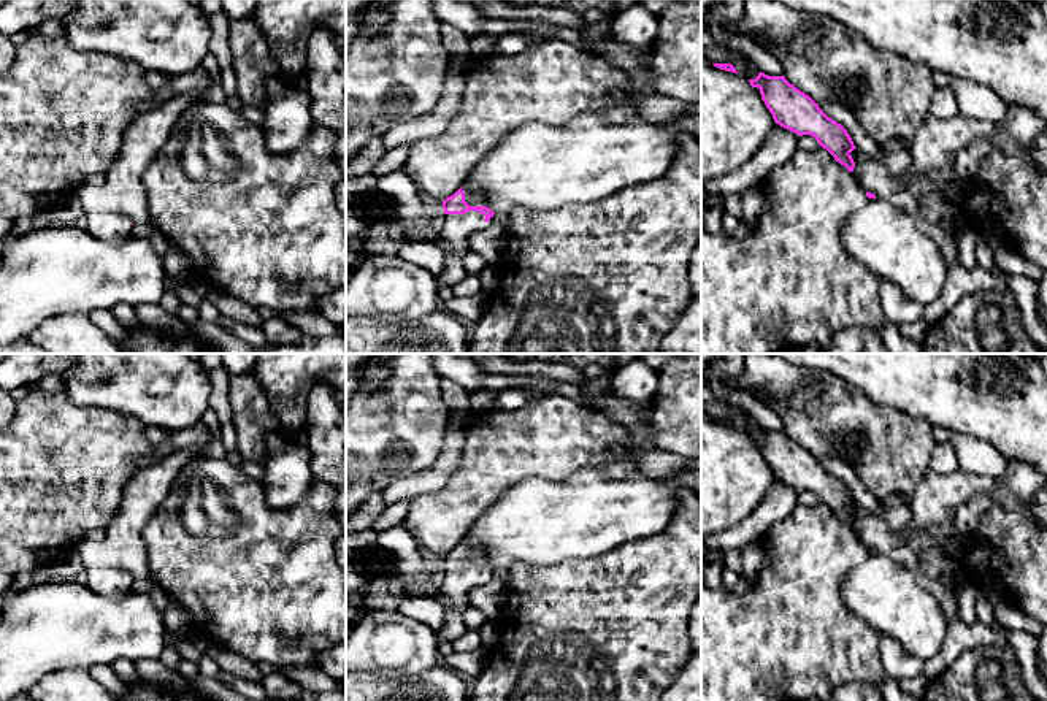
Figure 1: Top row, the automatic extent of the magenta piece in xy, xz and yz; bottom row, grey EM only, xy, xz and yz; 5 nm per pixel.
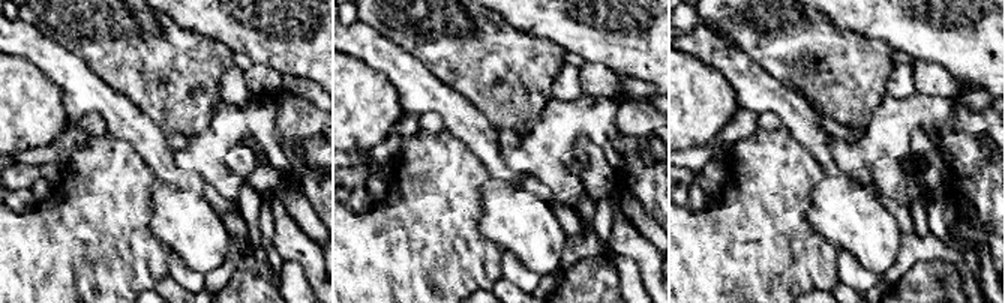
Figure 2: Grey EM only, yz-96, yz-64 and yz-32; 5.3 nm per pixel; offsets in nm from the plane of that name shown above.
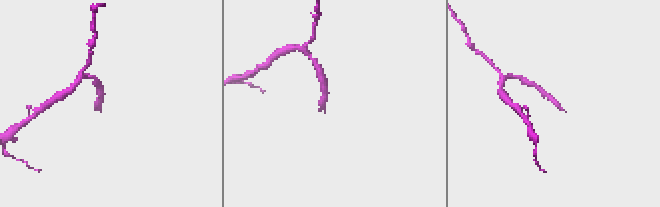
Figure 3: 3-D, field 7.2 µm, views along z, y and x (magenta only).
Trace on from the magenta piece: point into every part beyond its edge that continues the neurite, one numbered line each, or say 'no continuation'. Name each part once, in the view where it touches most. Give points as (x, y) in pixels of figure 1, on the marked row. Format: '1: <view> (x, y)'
1: xz (454, 229)

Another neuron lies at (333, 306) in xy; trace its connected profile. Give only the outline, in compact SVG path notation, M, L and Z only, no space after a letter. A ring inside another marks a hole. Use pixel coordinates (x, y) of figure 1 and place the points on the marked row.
M346 287L328 293L319 305L319 312L335 324L346 322Z

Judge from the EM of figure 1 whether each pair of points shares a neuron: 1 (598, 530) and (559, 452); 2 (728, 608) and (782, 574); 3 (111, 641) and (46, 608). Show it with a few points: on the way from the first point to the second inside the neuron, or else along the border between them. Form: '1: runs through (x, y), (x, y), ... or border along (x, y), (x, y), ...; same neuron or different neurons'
1: border along (606, 462), (582, 467), (565, 479), (535, 479); different neurons
2: runs through (741, 608), (749, 608), (770, 587); same neuron
3: runs through (95, 630), (62, 624); same neuron

